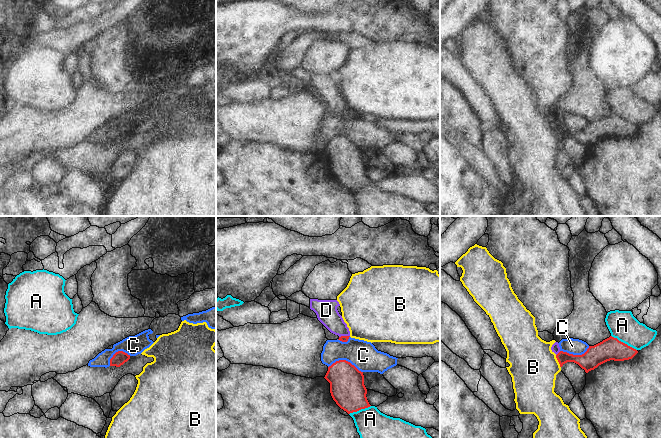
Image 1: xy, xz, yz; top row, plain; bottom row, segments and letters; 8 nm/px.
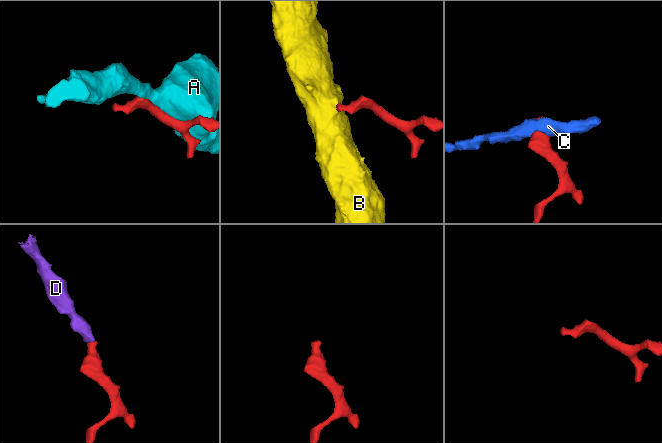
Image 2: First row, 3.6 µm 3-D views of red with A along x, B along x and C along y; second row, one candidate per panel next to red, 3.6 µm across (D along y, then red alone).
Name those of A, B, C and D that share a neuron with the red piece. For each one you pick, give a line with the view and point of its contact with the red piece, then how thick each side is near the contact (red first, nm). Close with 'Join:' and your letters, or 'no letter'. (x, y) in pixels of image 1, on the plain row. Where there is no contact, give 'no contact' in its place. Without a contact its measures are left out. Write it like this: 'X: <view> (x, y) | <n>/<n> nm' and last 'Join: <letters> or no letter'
D: yz (558, 129) | 150/70 nm
Join: D

